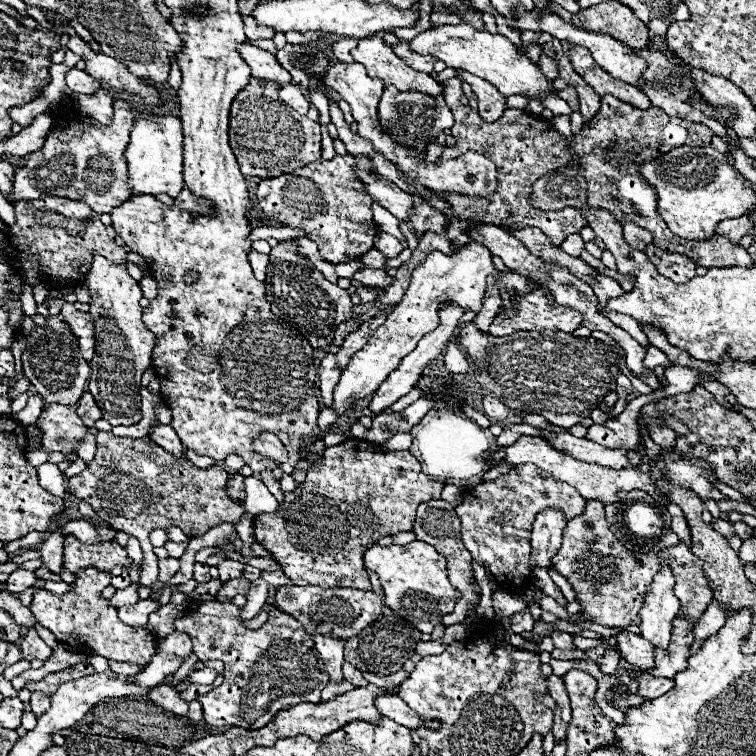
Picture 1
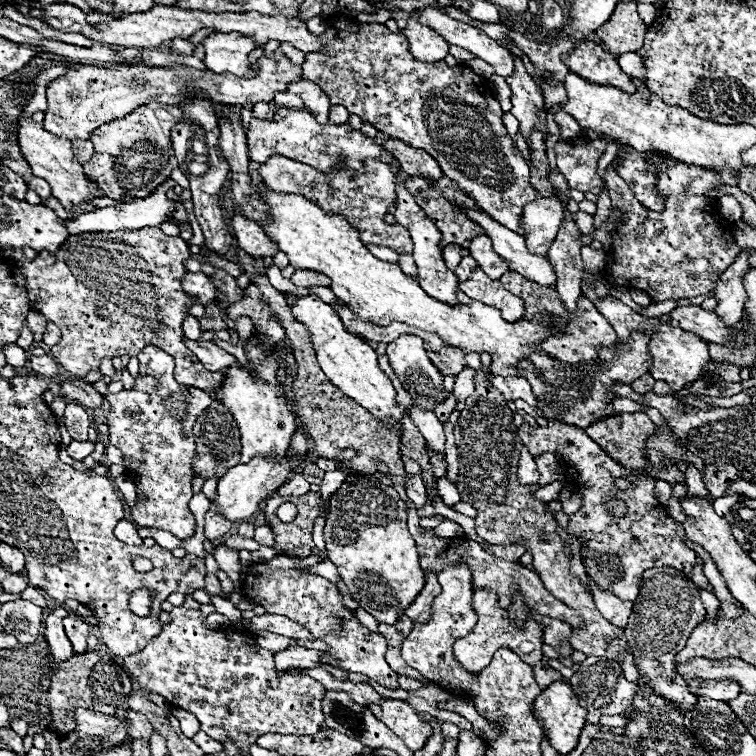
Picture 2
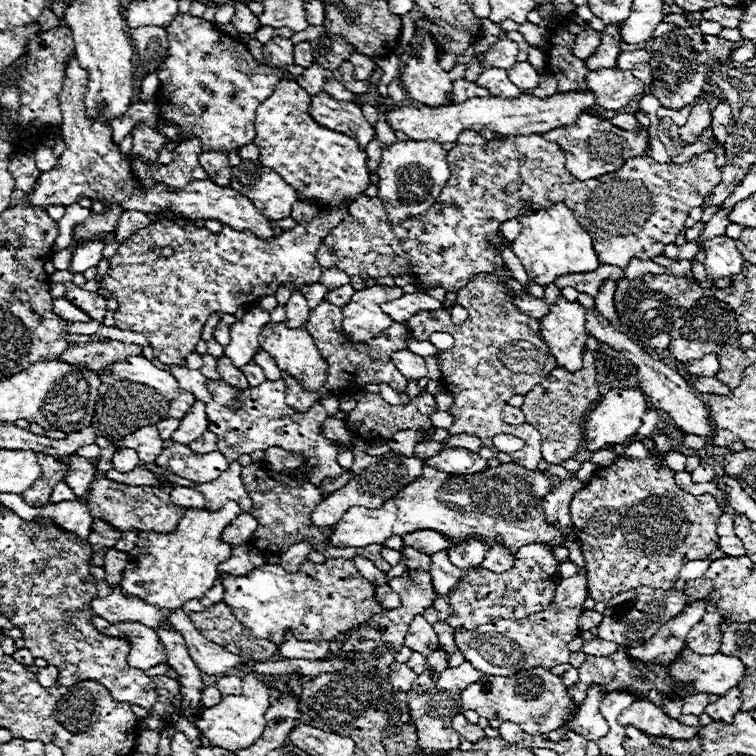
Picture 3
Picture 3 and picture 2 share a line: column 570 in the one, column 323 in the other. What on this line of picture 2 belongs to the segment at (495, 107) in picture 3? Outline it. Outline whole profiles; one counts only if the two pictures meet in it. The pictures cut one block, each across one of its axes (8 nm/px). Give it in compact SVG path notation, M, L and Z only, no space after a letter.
M300 80L300 82L290 84L288 92L298 94L304 100L306 108L316 116L318 122L322 122L322 124L328 122L330 102L328 102L328 96L322 92L320 86L316 86L314 82L308 82L308 80Z

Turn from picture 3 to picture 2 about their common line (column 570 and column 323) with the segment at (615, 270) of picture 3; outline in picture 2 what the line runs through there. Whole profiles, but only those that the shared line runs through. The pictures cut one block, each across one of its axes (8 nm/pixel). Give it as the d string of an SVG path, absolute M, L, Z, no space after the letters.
M296 270L290 280L296 286L306 286L306 288L310 288L310 286L326 286L326 288L330 288L330 278L322 276L322 272L302 272L302 270Z

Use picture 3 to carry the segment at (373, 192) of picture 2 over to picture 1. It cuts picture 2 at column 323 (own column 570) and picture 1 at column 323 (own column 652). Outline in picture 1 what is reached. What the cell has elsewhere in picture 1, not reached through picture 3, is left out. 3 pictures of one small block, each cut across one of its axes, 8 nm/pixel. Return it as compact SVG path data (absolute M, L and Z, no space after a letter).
M350 154L334 156L332 160L310 162L290 174L266 178L258 184L256 200L266 216L280 220L286 226L306 230L308 238L320 248L322 258L332 264L356 260L372 250L376 224L372 220L372 200L362 192L362 184L352 172L354 158Z

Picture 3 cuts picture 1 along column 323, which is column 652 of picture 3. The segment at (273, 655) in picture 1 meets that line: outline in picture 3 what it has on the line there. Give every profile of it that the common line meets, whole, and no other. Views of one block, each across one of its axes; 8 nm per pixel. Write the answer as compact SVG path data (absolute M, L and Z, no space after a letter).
M620 646L620 652L614 652L612 656L586 656L586 662L578 668L578 682L568 686L568 694L572 696L572 702L576 708L586 696L586 688L596 684L604 696L608 692L632 692L640 698L648 698L650 690L658 690L660 696L670 696L674 692L674 684L680 684L678 696L686 696L686 684L692 682L694 692L706 692L706 694L718 694L722 696L730 688L738 686L740 678L744 676L744 664L736 656L724 656L722 652L712 656L702 656L692 652L690 648L684 648L676 660L670 664L664 664L664 668L644 668L640 660L632 660L628 654L628 648Z

